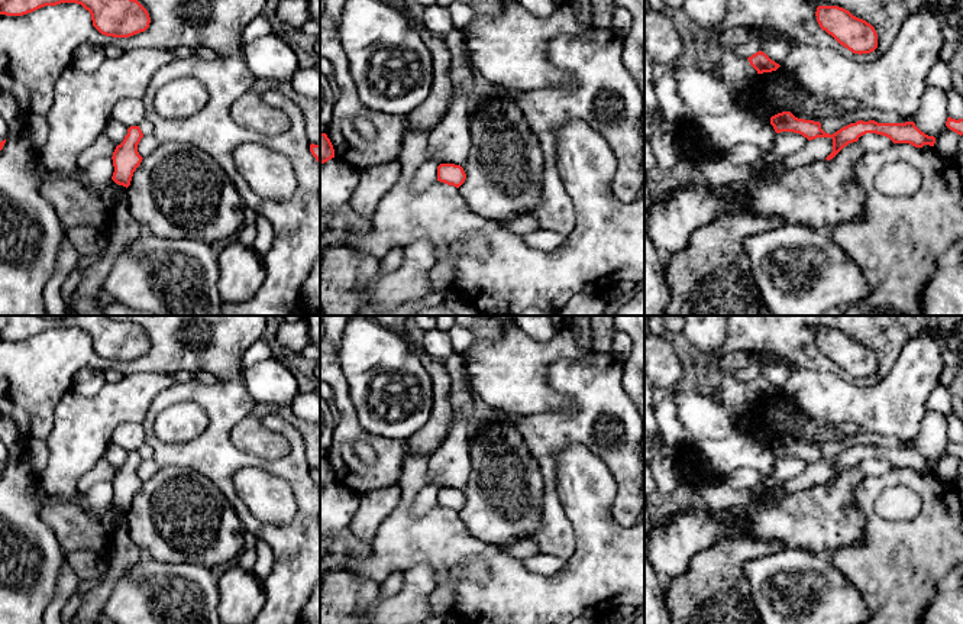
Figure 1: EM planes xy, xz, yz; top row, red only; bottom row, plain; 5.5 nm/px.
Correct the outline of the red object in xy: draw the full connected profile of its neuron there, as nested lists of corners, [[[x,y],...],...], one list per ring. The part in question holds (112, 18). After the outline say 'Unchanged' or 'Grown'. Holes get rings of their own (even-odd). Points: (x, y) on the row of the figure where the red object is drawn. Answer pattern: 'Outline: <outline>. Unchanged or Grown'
Outline: [[[0,0],[0,14],[23,16],[45,6],[77,3],[90,12],[93,26],[106,36],[129,38],[145,32],[151,17],[138,0]]]. Unchanged

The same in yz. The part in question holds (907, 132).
Outline: [[[782,111],[770,117],[770,125],[776,133],[794,132],[799,133],[808,140],[817,138],[831,138],[833,152],[825,158],[833,159],[844,146],[857,142],[866,133],[876,133],[889,138],[893,143],[909,143],[915,148],[924,145],[934,146],[935,138],[921,132],[914,122],[905,123],[878,123],[875,120],[850,123],[836,133],[830,135],[821,129],[820,122],[795,117],[791,111]]]. Unchanged

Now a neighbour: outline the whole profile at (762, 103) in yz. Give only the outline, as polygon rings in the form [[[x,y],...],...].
[[[782,65],[772,72],[757,74],[757,78],[753,81],[753,91],[741,101],[741,107],[750,109],[753,113],[762,116],[763,119],[770,122],[770,117],[782,113],[791,111],[789,106],[766,91],[770,83],[776,83],[778,85],[789,90],[789,91],[802,91],[812,94],[820,101],[831,101],[841,111],[854,113],[862,109],[862,104],[851,97],[843,97],[830,100],[824,96],[814,94],[809,88],[804,87],[794,74],[788,72]]]

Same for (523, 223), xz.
[[[520,214],[514,220],[510,220],[510,222],[498,222],[498,224],[502,229],[514,232],[520,236],[526,233],[534,233],[542,229],[539,223],[529,214]]]

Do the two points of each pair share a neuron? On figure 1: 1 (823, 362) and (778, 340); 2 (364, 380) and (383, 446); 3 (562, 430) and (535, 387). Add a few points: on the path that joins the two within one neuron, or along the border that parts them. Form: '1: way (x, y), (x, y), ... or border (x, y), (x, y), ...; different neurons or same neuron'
1: way (811, 358), (789, 340); same neuron
2: border (355, 413), (367, 430), (407, 442); different neurons
3: border (577, 409), (552, 417), (519, 416); different neurons

